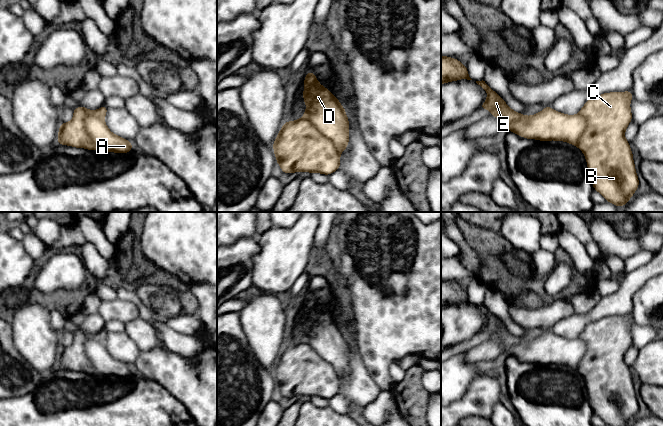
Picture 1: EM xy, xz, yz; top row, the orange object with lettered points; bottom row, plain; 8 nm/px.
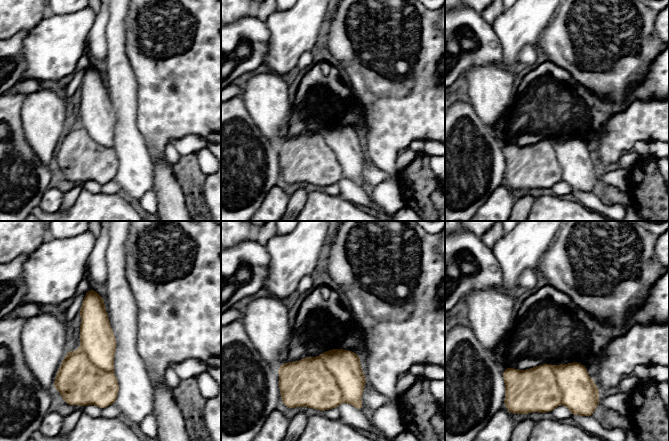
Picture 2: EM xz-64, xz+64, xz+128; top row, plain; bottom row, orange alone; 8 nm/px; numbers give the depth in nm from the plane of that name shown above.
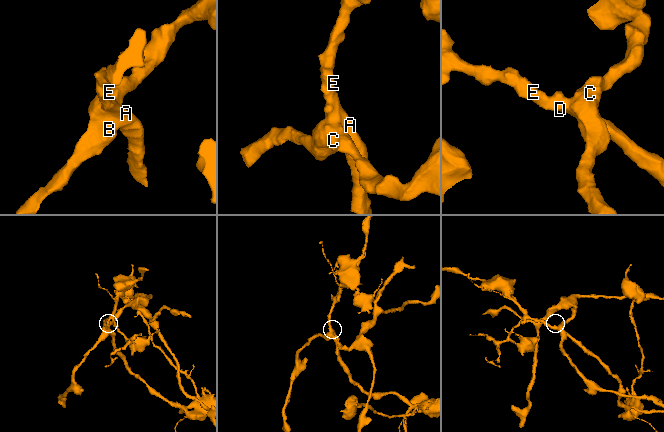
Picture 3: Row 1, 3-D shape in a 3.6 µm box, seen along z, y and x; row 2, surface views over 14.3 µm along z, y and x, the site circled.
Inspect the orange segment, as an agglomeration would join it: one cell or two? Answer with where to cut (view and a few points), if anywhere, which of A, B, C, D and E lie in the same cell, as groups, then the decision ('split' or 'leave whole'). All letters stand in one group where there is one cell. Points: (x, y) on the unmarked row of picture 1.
cut none; groups A B C D E; leave whole

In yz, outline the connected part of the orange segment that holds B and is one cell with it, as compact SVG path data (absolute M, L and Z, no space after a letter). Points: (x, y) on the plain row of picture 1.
M485 305L476 307L487 315L487 324L480 332L489 334L491 340L501 343L510 356L527 363L564 365L577 370L585 379L594 414L598 415L606 425L628 426L634 419L639 410L639 403L630 368L625 363L625 354L632 345L631 315L604 317L591 322L575 339L560 337L546 329L541 336L526 340L513 335Z

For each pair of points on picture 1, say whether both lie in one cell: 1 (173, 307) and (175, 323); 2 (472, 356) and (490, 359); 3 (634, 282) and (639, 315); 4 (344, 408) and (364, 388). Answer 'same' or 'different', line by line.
1: different
2: same
3: different
4: different

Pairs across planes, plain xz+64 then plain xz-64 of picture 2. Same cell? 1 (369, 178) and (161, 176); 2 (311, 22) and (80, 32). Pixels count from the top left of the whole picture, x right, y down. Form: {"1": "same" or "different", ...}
{"1": "different", "2": "same"}

